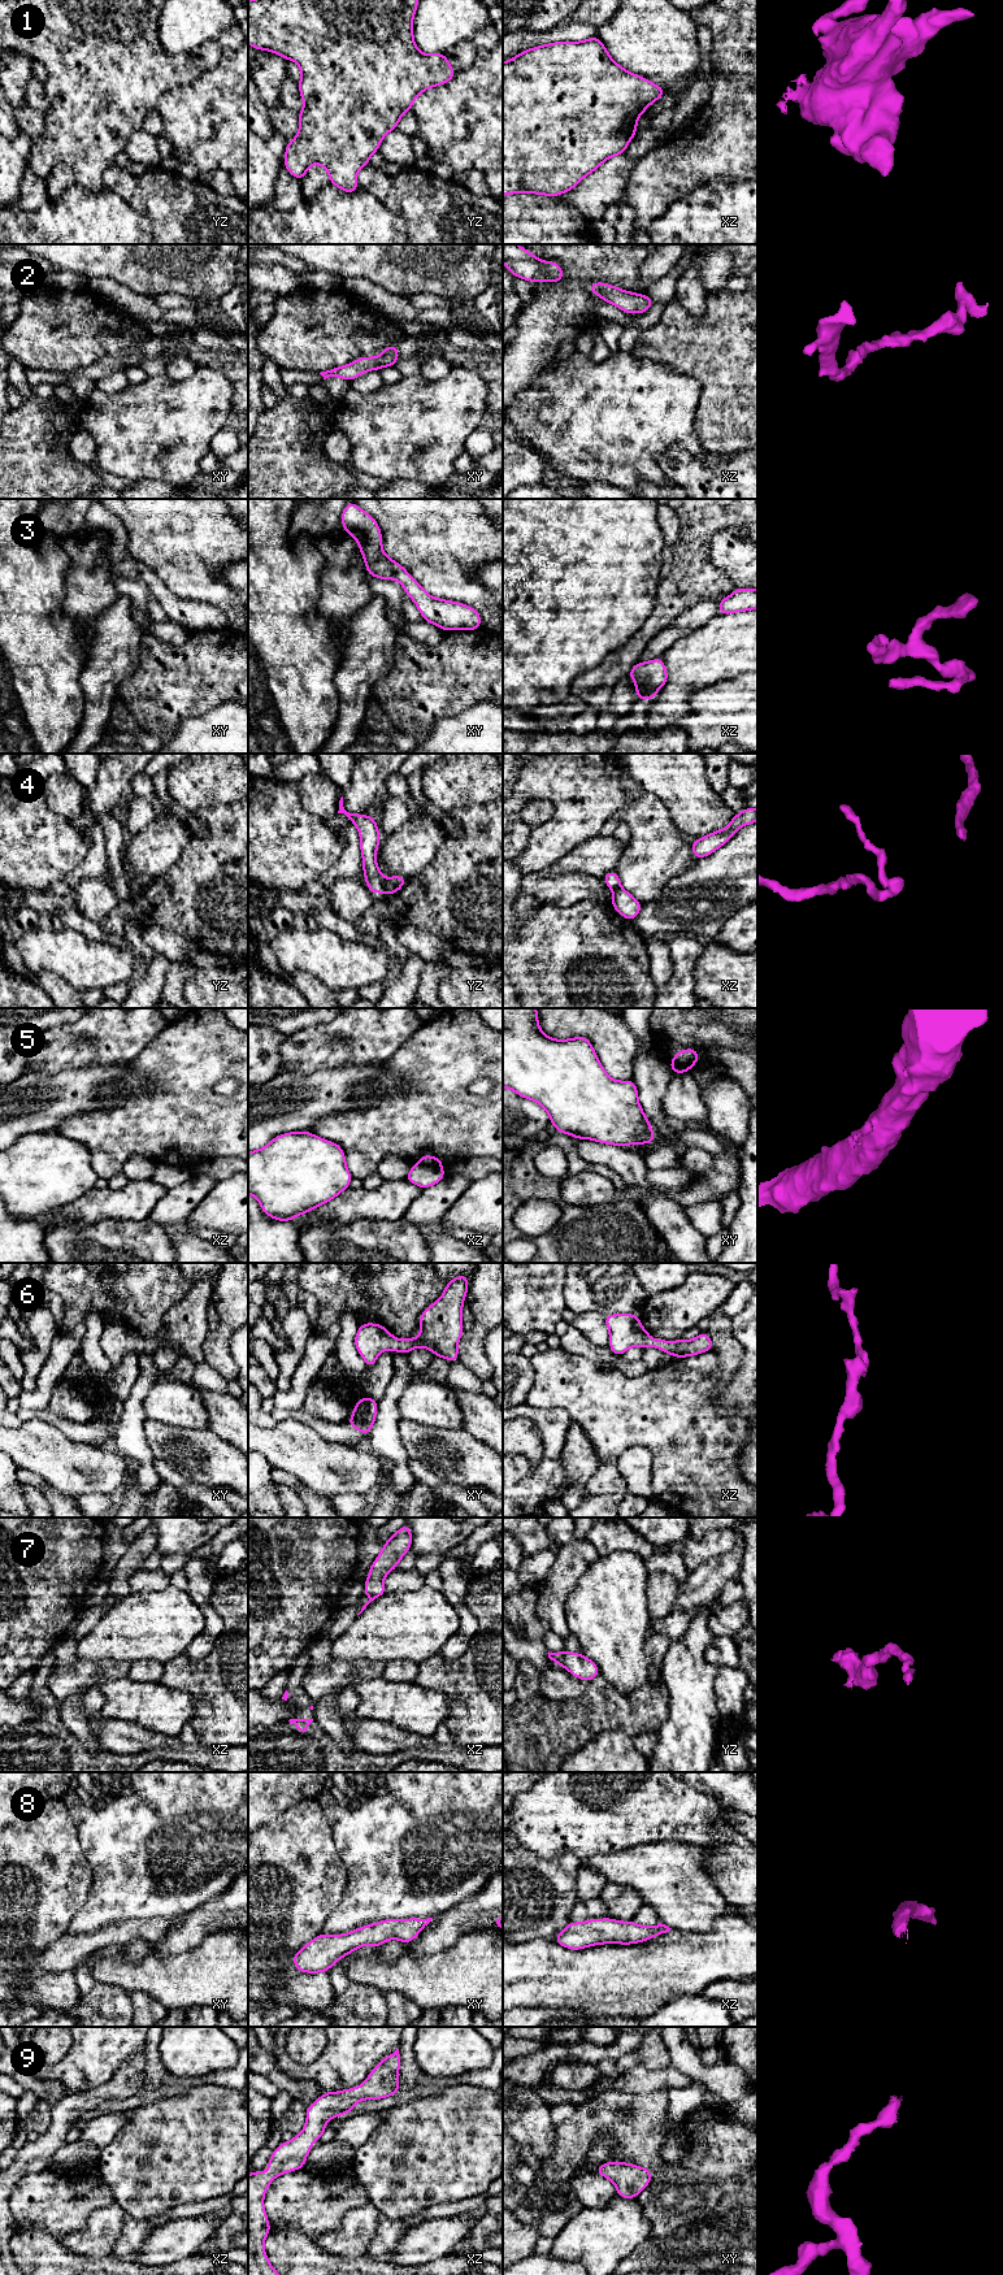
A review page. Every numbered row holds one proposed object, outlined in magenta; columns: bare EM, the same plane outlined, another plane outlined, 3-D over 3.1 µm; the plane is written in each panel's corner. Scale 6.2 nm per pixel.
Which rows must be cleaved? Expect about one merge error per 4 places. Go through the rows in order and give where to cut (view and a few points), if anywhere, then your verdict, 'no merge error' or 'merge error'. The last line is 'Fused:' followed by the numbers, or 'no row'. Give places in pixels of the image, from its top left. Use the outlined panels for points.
1: cut none; no merge error
2: cut none; no merge error
3: cut none; no merge error
4: cut yz (382, 878), (385, 891); merge error
5: cut xz (418, 1162), (439, 1168); merge error
6: cut none; no merge error
7: cut none; no merge error
8: cut none; no merge error
9: cut none; no merge error
Fused: 4, 5

